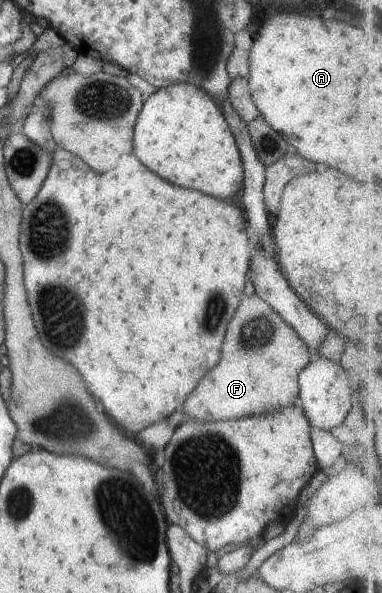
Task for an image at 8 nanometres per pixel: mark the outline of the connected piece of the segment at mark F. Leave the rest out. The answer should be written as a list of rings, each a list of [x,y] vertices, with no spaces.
[[[255,294],[244,295],[227,325],[219,363],[199,379],[183,402],[182,413],[213,423],[291,407],[298,404],[299,371],[310,359],[307,345],[266,301]]]

